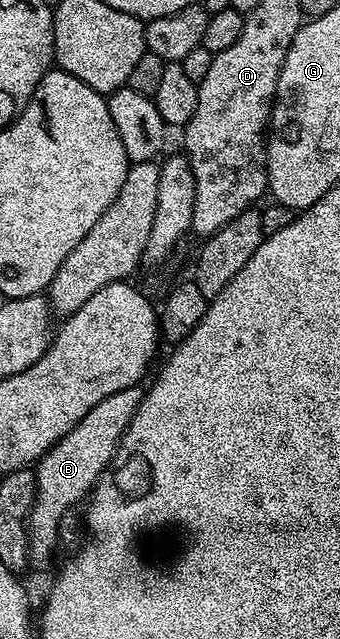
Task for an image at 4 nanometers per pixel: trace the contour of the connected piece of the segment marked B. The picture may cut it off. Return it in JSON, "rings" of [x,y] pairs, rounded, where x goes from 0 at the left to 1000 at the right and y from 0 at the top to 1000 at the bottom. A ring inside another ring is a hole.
{"rings":[[[409,604],[359,609],[312,628],[288,628],[182,690],[171,690],[103,726],[106,782],[82,804],[82,878],[91,892],[118,894],[153,878],[165,862],[165,842],[176,837],[176,817],[200,806],[200,798],[224,786],[244,782],[282,761],[294,743],[335,715],[353,685],[371,678],[382,659],[412,632],[418,617]]]}

